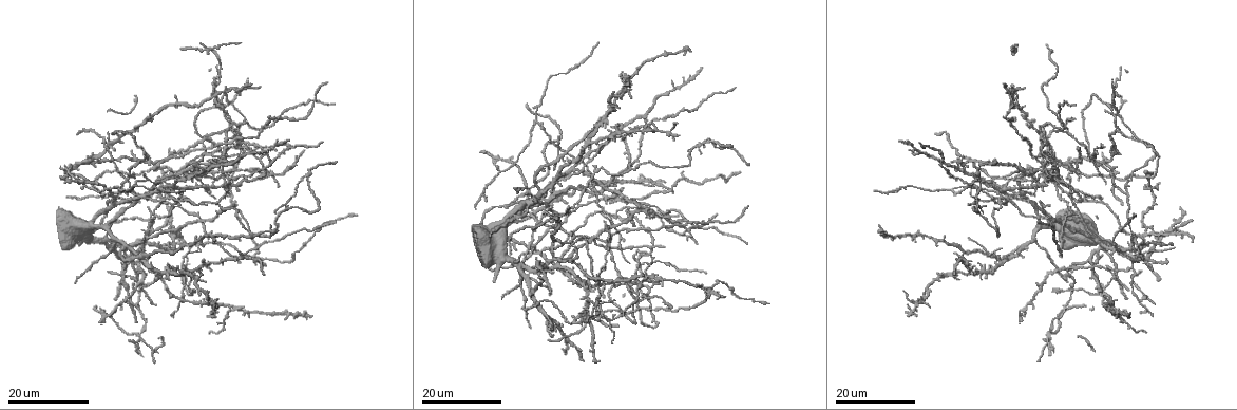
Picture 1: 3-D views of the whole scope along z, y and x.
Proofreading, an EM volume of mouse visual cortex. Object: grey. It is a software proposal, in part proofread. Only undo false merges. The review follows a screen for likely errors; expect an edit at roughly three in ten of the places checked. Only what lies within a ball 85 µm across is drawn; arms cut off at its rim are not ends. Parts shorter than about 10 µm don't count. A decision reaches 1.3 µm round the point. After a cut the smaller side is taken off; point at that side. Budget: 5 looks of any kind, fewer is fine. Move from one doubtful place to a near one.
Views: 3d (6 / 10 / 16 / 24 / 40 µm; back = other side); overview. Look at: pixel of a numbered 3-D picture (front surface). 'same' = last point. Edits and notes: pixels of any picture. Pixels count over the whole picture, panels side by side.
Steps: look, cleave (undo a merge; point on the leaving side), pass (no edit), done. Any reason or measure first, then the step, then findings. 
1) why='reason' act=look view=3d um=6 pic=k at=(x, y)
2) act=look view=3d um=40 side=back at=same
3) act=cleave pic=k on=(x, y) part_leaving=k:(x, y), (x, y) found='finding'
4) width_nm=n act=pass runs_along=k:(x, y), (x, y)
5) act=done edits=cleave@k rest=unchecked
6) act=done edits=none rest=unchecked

why='four arms meet' act=look view=3d um=16 pic=1 at=(1135, 177)

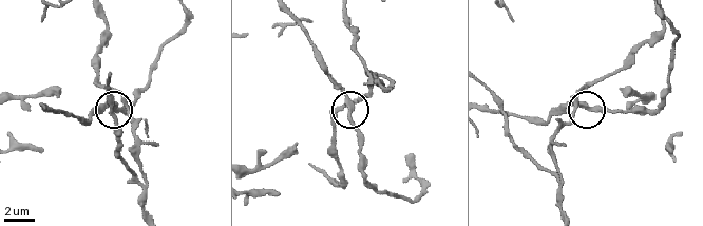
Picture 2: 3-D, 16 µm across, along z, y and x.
act=look view=3d um=10 pic=2 at=(352, 106)

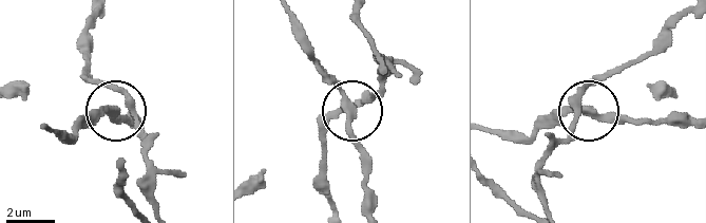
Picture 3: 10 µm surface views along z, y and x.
act=look view=3d um=6 pic=3 at=(354, 111)

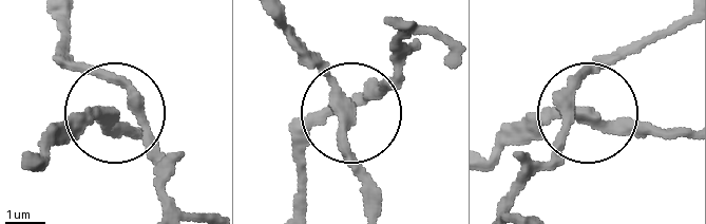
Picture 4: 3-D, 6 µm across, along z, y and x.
arms=4 act=pass runs_along=4:(495, 152), (583, 115), (518, 192) found='continuous, no second neuron'

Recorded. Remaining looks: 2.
why='a fork' act=look view=3d um=16 pic=1 at=(1126, 195)

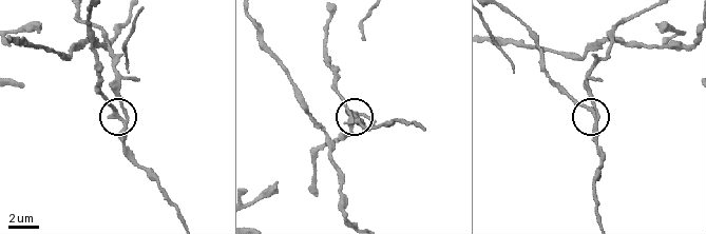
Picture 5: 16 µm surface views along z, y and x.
act=look view=3d um=10 pic=5 at=(350, 117)

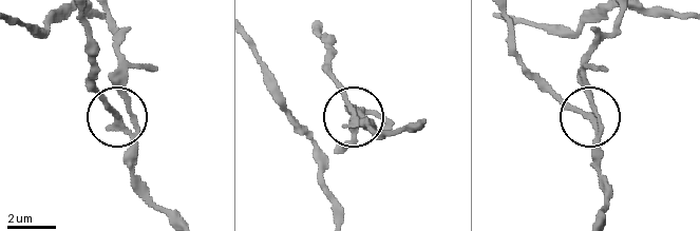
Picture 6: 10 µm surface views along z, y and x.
arms=3 act=pass runs_along=6:(107, 17), (123, 71), (127, 108), (116, 119), (133, 185) found='one neuron here'

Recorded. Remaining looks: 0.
act=done edits=none rest=unchecked

